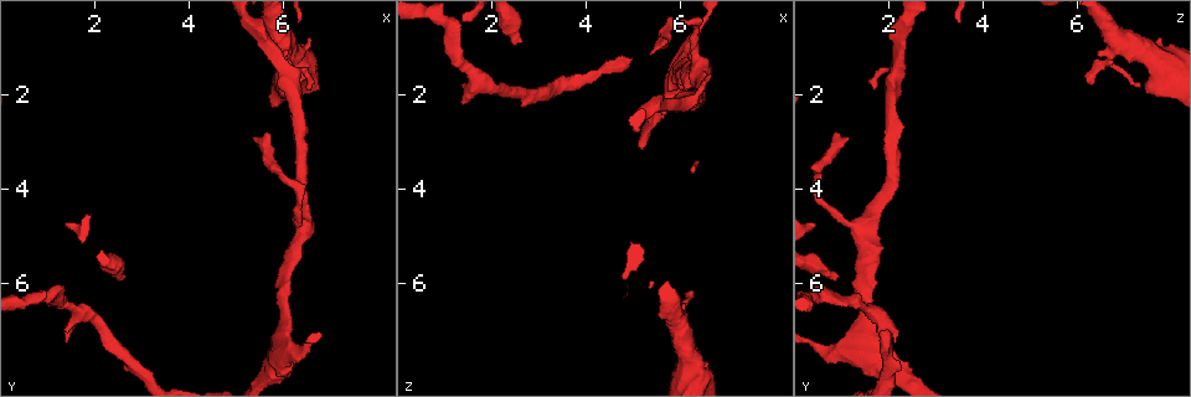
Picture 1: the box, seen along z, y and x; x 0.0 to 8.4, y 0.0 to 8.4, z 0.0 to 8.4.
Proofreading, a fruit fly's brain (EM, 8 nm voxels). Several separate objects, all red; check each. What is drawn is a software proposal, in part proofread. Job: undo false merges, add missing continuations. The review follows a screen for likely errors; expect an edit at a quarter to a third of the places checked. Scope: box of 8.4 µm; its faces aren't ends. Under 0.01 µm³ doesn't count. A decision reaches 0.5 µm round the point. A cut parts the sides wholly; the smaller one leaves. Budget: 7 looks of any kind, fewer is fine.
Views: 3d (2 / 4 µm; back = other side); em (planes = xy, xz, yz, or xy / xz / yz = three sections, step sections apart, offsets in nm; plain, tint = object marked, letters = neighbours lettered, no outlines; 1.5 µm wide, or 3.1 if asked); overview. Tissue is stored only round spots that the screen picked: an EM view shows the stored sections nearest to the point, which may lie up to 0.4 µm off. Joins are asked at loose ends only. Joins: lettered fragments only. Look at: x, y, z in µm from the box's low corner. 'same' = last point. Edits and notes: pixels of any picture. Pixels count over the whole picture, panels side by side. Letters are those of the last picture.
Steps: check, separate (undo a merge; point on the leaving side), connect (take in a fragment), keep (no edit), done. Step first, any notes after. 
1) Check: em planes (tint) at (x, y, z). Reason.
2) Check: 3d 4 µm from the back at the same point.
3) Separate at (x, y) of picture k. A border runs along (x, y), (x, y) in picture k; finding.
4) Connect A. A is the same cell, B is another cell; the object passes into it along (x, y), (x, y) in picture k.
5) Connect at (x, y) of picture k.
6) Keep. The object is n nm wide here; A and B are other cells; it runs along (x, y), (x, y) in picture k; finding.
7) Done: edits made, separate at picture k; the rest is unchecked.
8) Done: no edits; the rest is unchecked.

Check: em xz step 8 (tint) at (2.45, 5.90, 0.95). An open end.

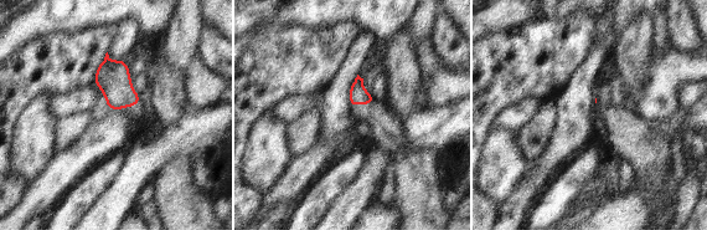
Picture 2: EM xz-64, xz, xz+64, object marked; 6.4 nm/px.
Check: em planes (letters) at the same point. Another direction.

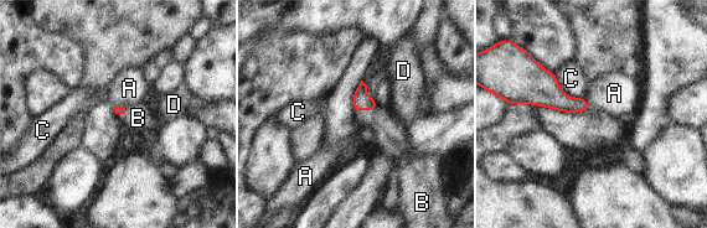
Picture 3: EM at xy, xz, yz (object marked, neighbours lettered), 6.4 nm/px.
Connect B. B is the same cell, A, C and D are other cells; the object passes into it along (361, 100), (366, 109), (386, 135) in picture 3; the neuron continues.

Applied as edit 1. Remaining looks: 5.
Check: overview. See it whole again.

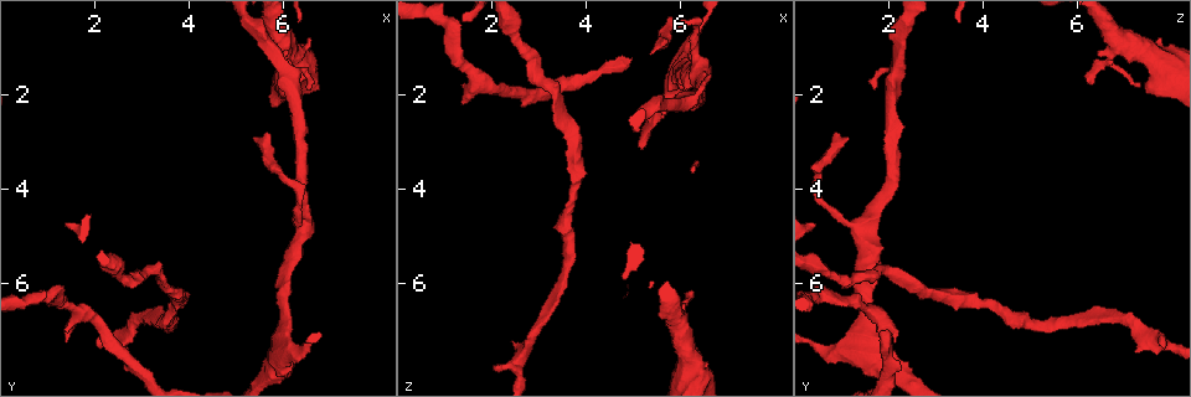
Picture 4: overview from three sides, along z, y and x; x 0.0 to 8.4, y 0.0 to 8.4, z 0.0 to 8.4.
Check: 3d 2 µm at (1.45, 7.15, 2.20). Tapers out.

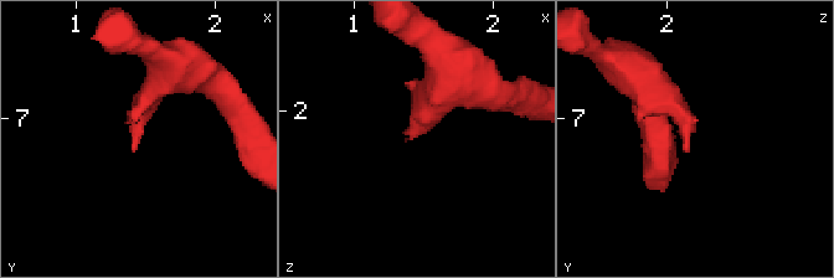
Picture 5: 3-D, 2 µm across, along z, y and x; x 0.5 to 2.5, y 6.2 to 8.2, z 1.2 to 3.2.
Check: em planes (letters) at (1.42, 7.22, 2.12).

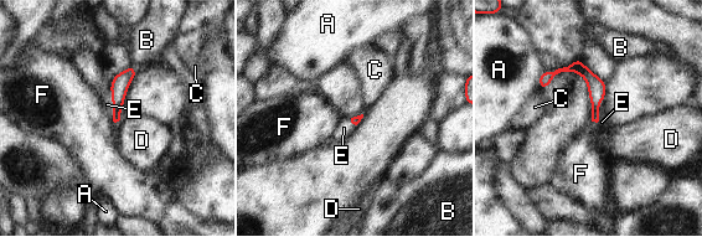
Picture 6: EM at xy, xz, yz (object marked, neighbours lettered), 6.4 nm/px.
Connect E. E is the same cell, A, B, C, D and F are other cells; the object passes into it along (119, 86), (113, 104), (107, 104) in picture 6; the neuron continues.

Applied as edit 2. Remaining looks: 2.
Done: edits made, connect at picture 3, connect at picture 6; the rest is unchecked.

